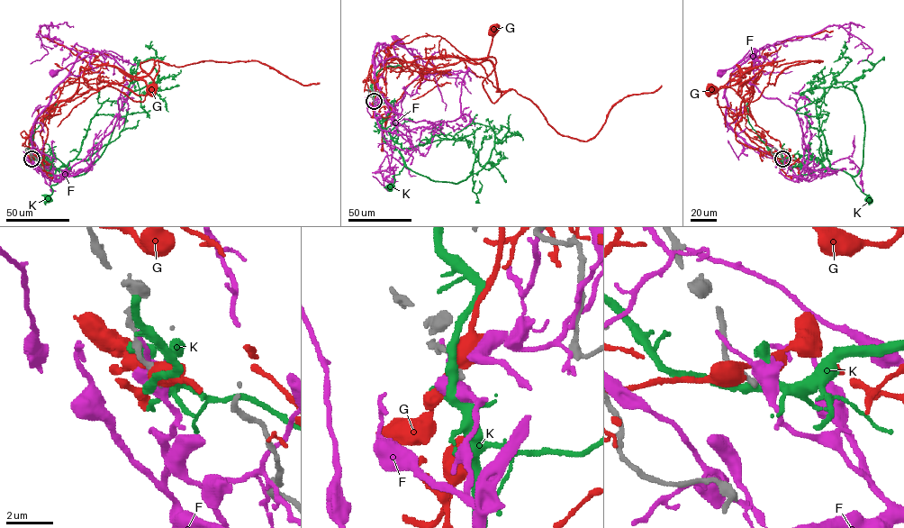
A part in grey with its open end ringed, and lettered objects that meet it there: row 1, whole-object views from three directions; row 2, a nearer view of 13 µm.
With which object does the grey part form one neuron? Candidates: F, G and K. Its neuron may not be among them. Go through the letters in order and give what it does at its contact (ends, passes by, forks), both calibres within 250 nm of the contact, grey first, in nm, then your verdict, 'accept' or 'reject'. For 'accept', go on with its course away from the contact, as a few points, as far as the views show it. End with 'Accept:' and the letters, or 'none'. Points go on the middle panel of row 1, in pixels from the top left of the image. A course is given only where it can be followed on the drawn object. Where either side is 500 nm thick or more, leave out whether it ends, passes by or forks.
F: it forks there; 240 nm thick on the grey side, 480 nm on the other; reject
G: 320 nm thick on the grey side, 500 nm on the other; reject
K: it passes by; 260 nm thick on the grey side, 360 nm on the other; reject
Accept: none

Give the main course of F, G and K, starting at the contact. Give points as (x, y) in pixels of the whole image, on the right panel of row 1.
F: (782, 159), (789, 166), (783, 167), (749, 145), (726, 120), (725, 88), (730, 75), (754, 49), (720, 73)
G: (781, 158), (765, 157), (736, 139), (741, 103), (759, 70), (737, 66), (739, 81), (709, 89)
K: (782, 159), (796, 153), (809, 155), (818, 160), (826, 170), (839, 169), (846, 172), (868, 200)

